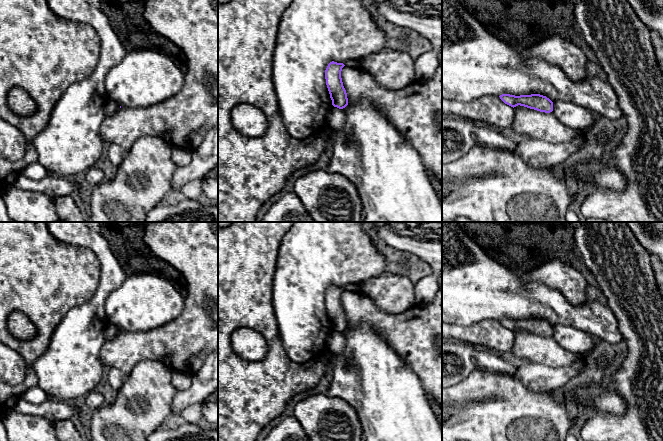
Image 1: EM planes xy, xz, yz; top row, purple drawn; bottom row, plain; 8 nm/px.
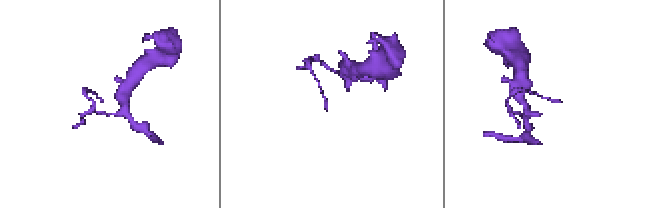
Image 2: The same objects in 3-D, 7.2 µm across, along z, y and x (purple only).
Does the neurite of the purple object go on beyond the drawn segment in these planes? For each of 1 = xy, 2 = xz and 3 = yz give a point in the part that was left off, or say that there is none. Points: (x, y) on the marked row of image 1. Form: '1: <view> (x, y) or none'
1: none
2: none
3: none

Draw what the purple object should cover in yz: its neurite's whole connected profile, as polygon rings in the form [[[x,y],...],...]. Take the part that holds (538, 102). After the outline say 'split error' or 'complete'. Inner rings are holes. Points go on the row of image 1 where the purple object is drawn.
[[[502,94],[499,97],[505,104],[513,108],[520,105],[545,113],[550,113],[553,111],[553,102],[546,96],[540,94],[520,96]]]; complete

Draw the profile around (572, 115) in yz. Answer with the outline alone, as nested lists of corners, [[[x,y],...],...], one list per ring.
[[[555,101],[552,112],[564,125],[576,130],[588,131],[596,122],[590,110],[574,103]]]

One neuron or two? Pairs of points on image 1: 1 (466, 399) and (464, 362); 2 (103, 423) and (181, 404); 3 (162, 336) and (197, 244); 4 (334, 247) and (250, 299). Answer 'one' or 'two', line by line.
1: two
2: two
3: one
4: two

